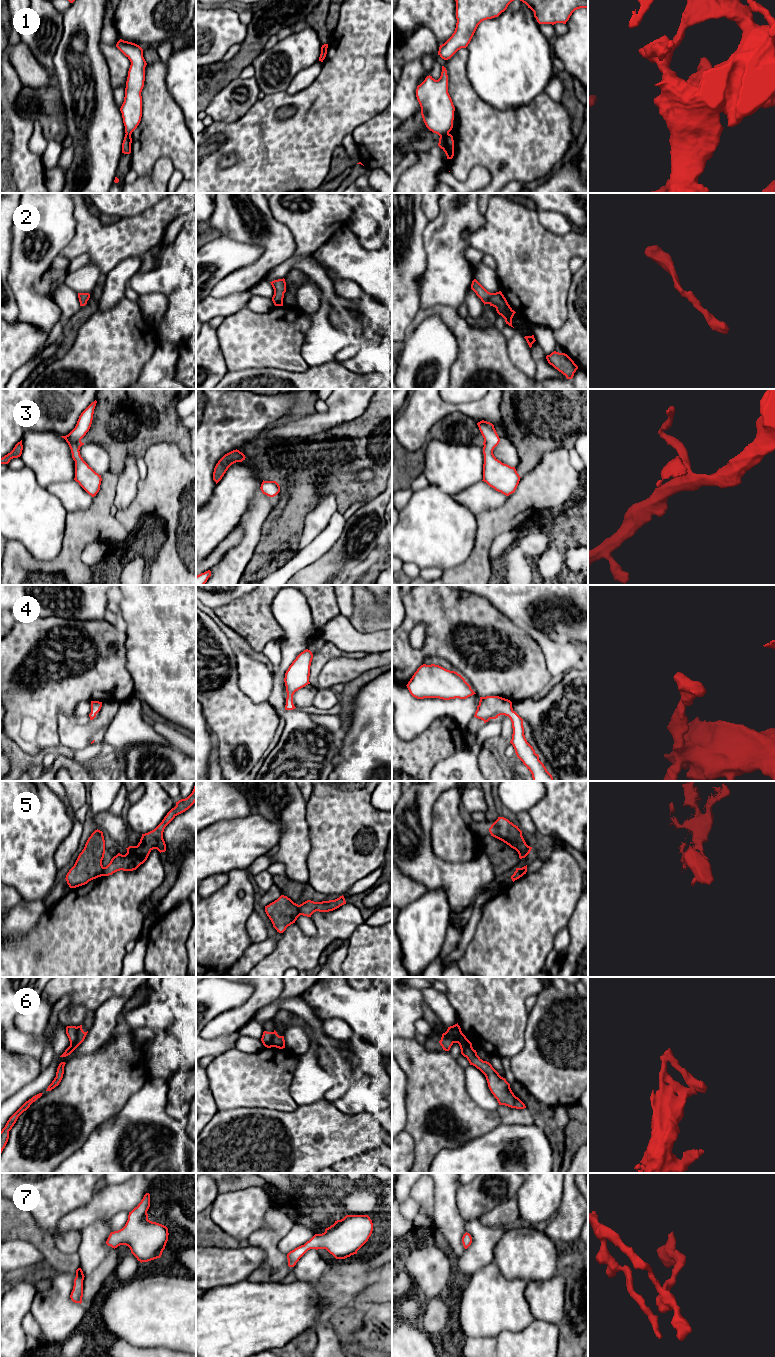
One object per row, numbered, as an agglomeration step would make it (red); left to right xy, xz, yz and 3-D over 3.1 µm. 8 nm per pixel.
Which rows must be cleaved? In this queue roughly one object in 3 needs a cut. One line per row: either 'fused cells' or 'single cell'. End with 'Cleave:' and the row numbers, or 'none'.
1: fused cells
2: single cell
3: fused cells
4: single cell
5: fused cells
6: fused cells
7: single cell
Cleave: 1, 3, 5, 6

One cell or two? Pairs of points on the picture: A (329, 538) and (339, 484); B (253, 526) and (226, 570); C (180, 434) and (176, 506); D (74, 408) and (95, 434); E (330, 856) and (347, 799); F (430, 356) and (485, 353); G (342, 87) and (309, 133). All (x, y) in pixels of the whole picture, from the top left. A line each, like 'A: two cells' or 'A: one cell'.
A: two cells
B: one cell
C: two cells
D: two cells
E: one cell
F: two cells
G: one cell

